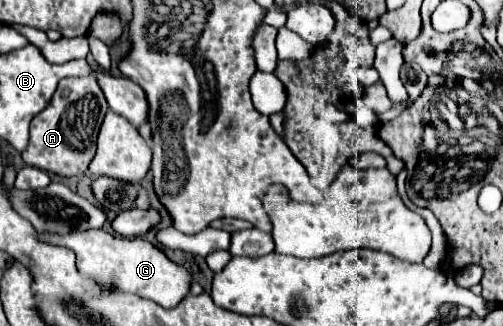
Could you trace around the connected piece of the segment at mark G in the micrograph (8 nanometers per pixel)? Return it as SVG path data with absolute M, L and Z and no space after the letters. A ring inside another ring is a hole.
M89 229L83 233L73 233L65 237L57 235L41 235L41 239L53 243L53 245L65 245L73 251L77 251L77 267L81 273L93 277L97 283L107 283L117 287L119 291L135 293L145 299L153 299L161 307L175 307L187 293L191 285L189 273L175 265L165 257L165 253L143 239L127 239L119 235L105 233L101 229Z

